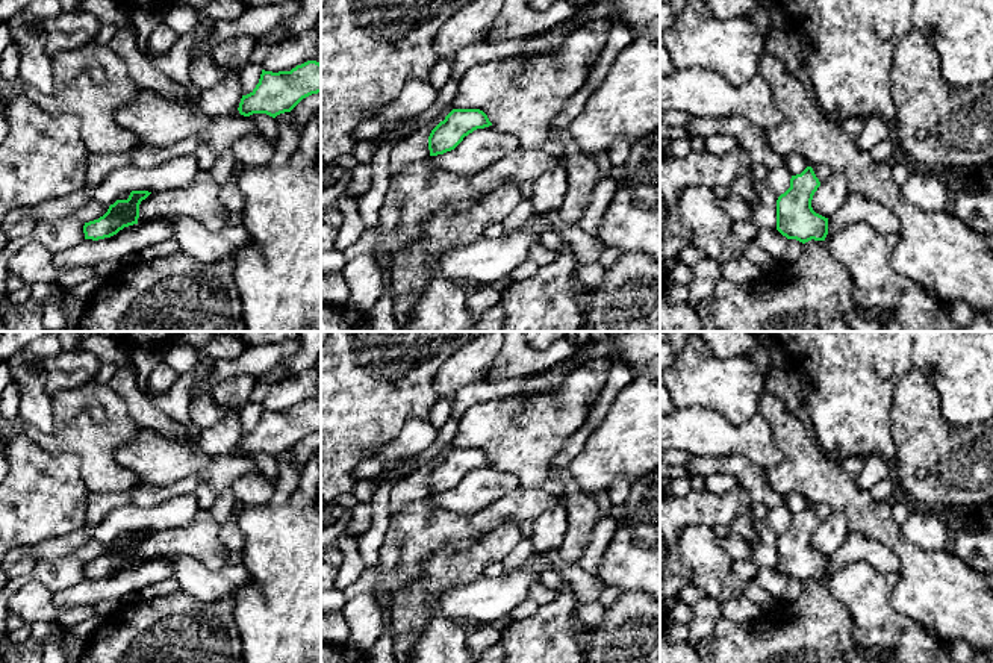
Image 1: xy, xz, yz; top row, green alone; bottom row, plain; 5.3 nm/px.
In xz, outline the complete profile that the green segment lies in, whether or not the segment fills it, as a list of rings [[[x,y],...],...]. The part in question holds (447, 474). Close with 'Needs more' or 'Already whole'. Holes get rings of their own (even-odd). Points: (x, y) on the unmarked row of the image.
[[[453,448],[428,475],[430,495],[454,489],[465,475],[489,465],[492,462],[480,448]]]. Already whole

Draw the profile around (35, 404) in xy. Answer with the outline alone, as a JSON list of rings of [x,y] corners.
[[[21,350],[8,363],[11,380],[20,392],[18,418],[48,434],[53,431],[53,400],[44,388],[42,359]]]

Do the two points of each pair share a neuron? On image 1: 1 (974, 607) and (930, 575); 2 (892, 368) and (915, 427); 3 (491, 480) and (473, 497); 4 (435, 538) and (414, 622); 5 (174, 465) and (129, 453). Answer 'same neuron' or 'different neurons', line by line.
1: same neuron
2: different neurons
3: same neuron
4: different neurons
5: same neuron

